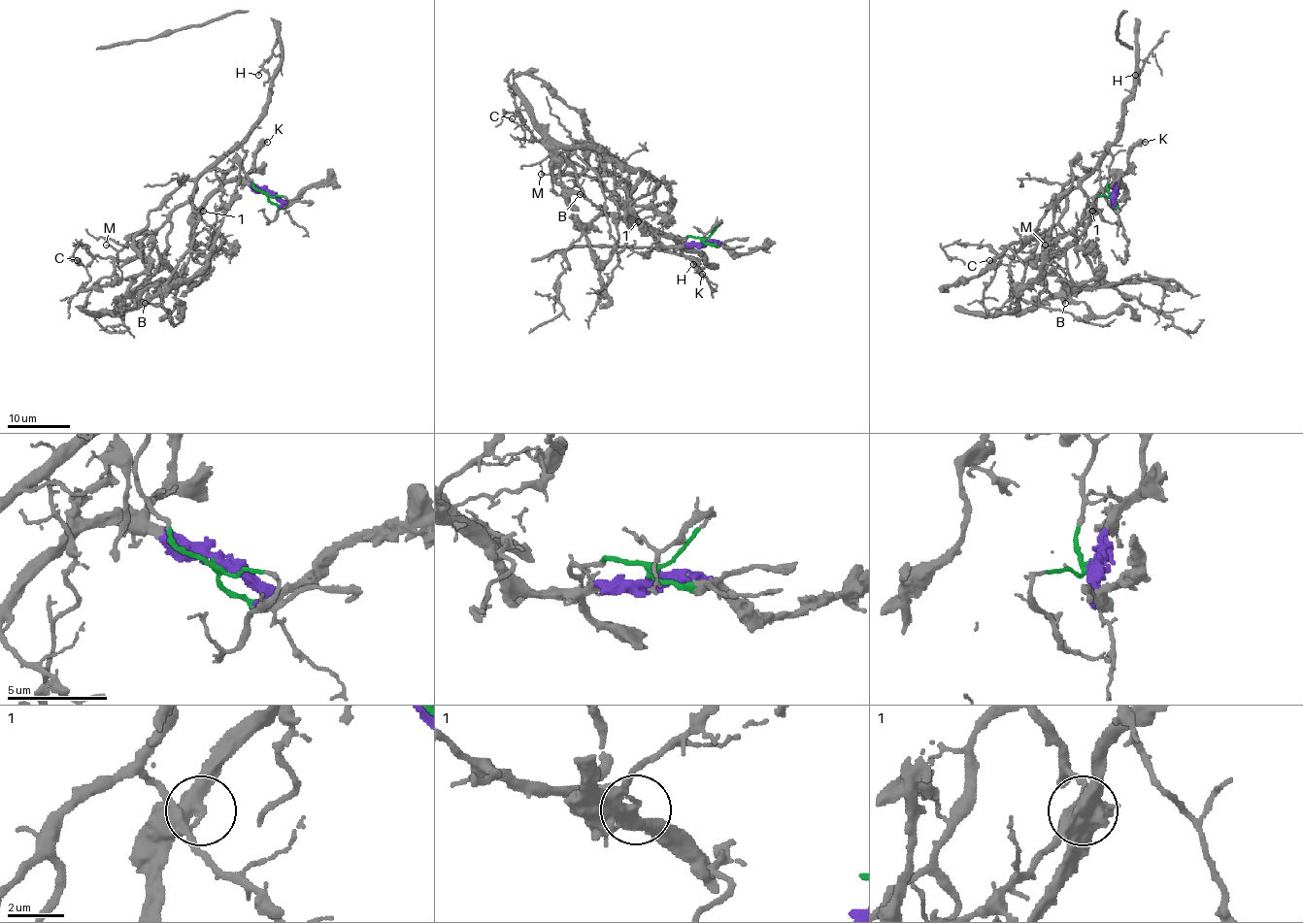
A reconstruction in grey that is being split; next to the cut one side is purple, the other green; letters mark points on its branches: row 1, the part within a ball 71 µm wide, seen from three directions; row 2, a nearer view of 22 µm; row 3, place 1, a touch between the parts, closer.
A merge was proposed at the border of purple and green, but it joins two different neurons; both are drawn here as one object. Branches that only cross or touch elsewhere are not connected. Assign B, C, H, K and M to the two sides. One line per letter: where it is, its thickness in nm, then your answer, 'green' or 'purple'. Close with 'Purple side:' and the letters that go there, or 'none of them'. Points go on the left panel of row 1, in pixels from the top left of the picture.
B: place (145, 303); calibre 320 nm; purple
C: place (77, 260); calibre 140 nm; green
H: place (258, 75); calibre 140 nm; green
K: place (267, 142); calibre 320 nm; purple
M: place (106, 245); calibre 80 nm; green
Purple side: B, K

